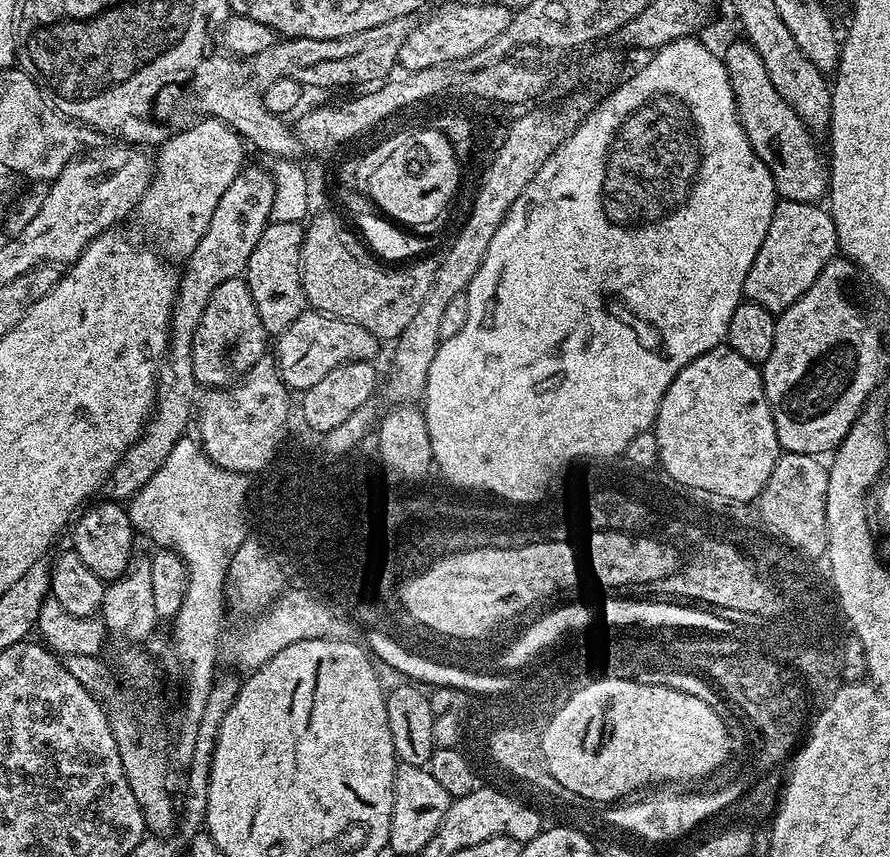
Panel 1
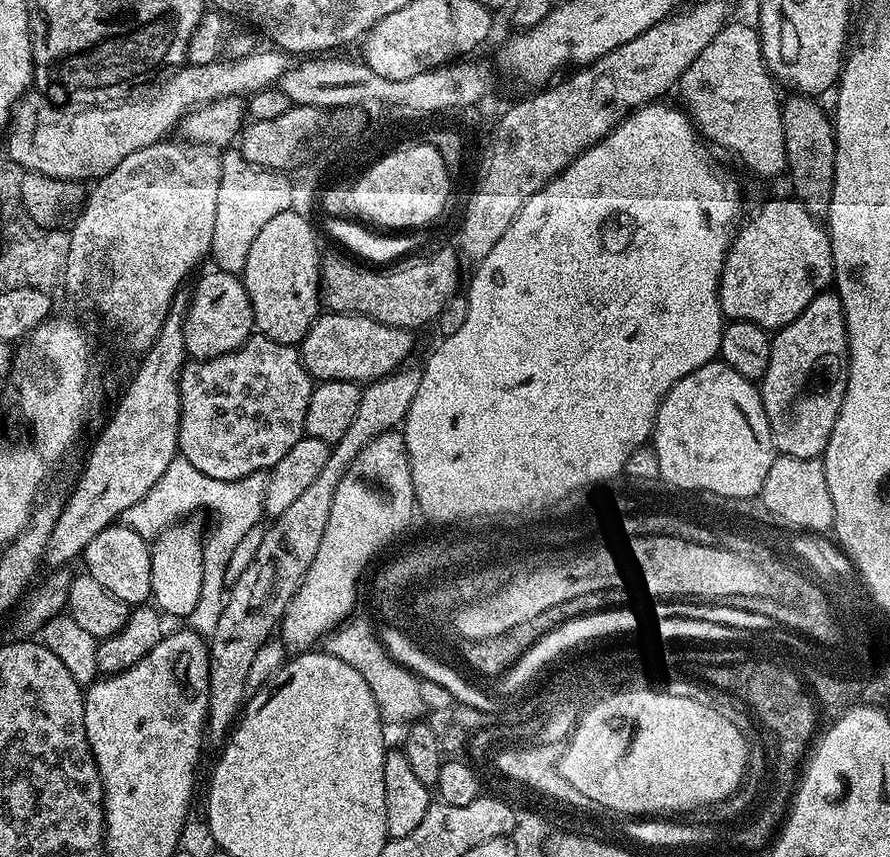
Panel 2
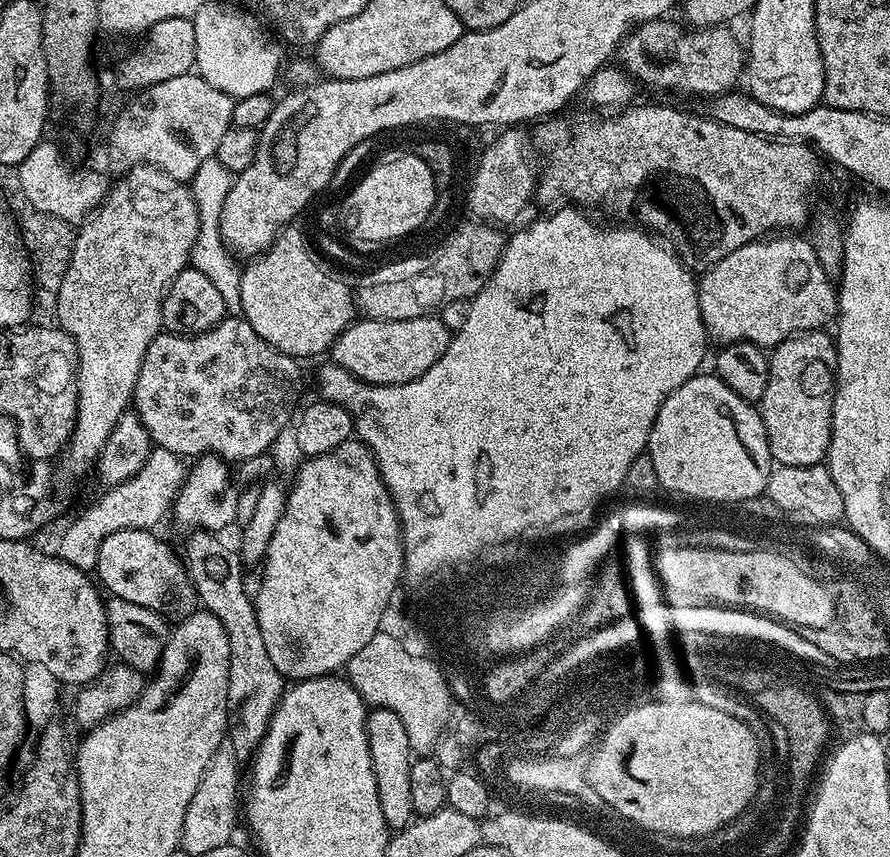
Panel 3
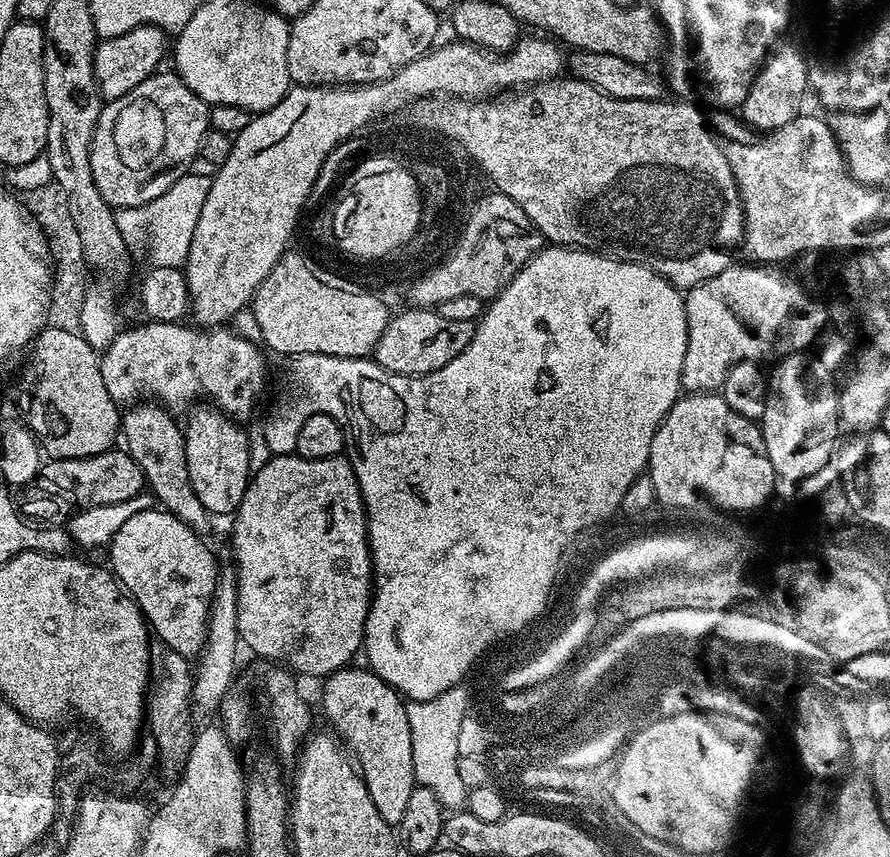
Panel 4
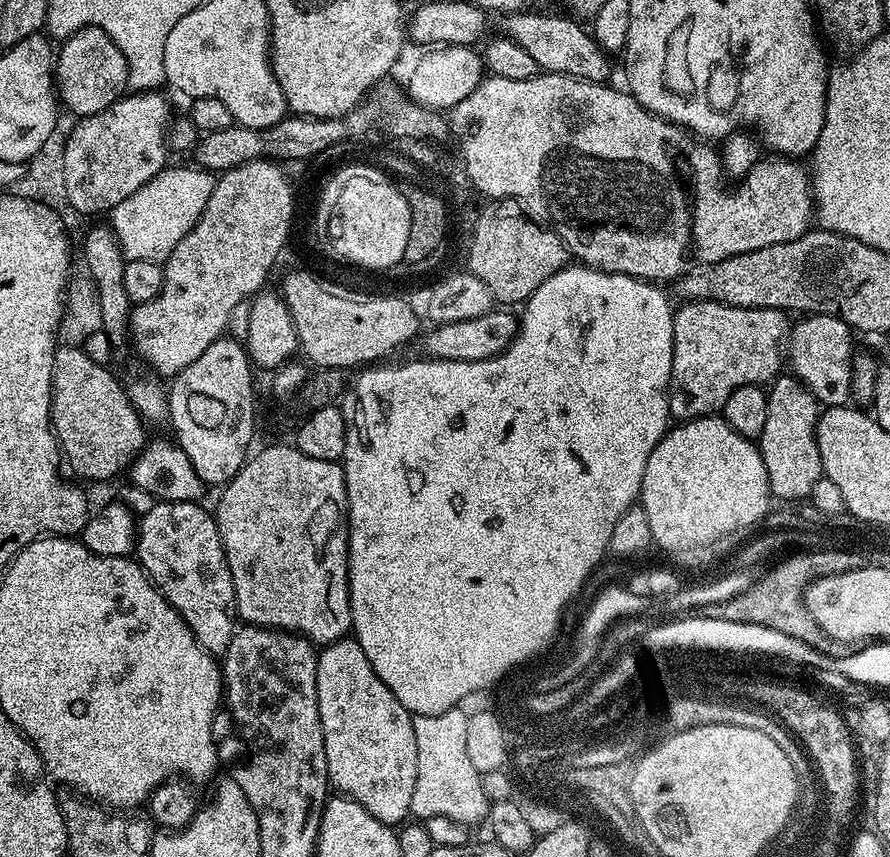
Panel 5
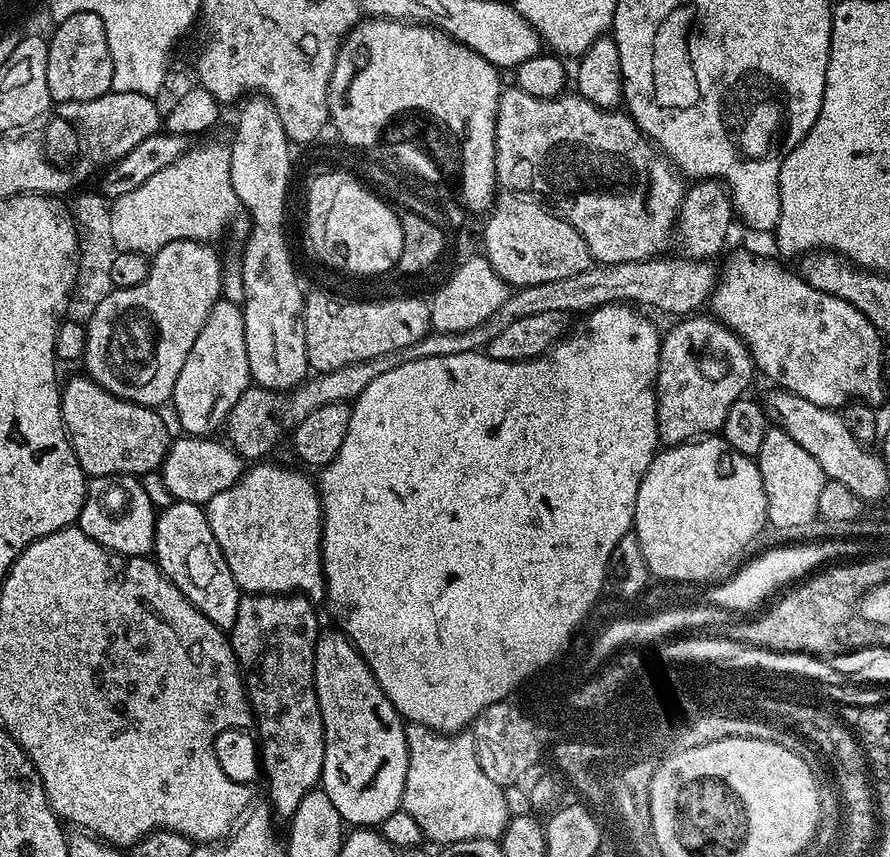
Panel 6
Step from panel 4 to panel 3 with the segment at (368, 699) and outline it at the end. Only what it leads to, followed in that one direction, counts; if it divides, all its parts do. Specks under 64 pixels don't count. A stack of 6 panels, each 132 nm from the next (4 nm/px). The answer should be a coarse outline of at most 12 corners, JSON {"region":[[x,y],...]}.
{"region":[[368,713],[372,769],[389,829],[406,828],[414,753],[402,718]]}

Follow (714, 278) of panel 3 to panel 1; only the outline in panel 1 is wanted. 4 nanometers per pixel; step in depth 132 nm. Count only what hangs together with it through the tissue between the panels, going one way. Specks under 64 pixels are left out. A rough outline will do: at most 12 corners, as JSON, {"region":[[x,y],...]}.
{"region":[[781,199],[743,299],[784,312],[837,252],[827,207]]}

